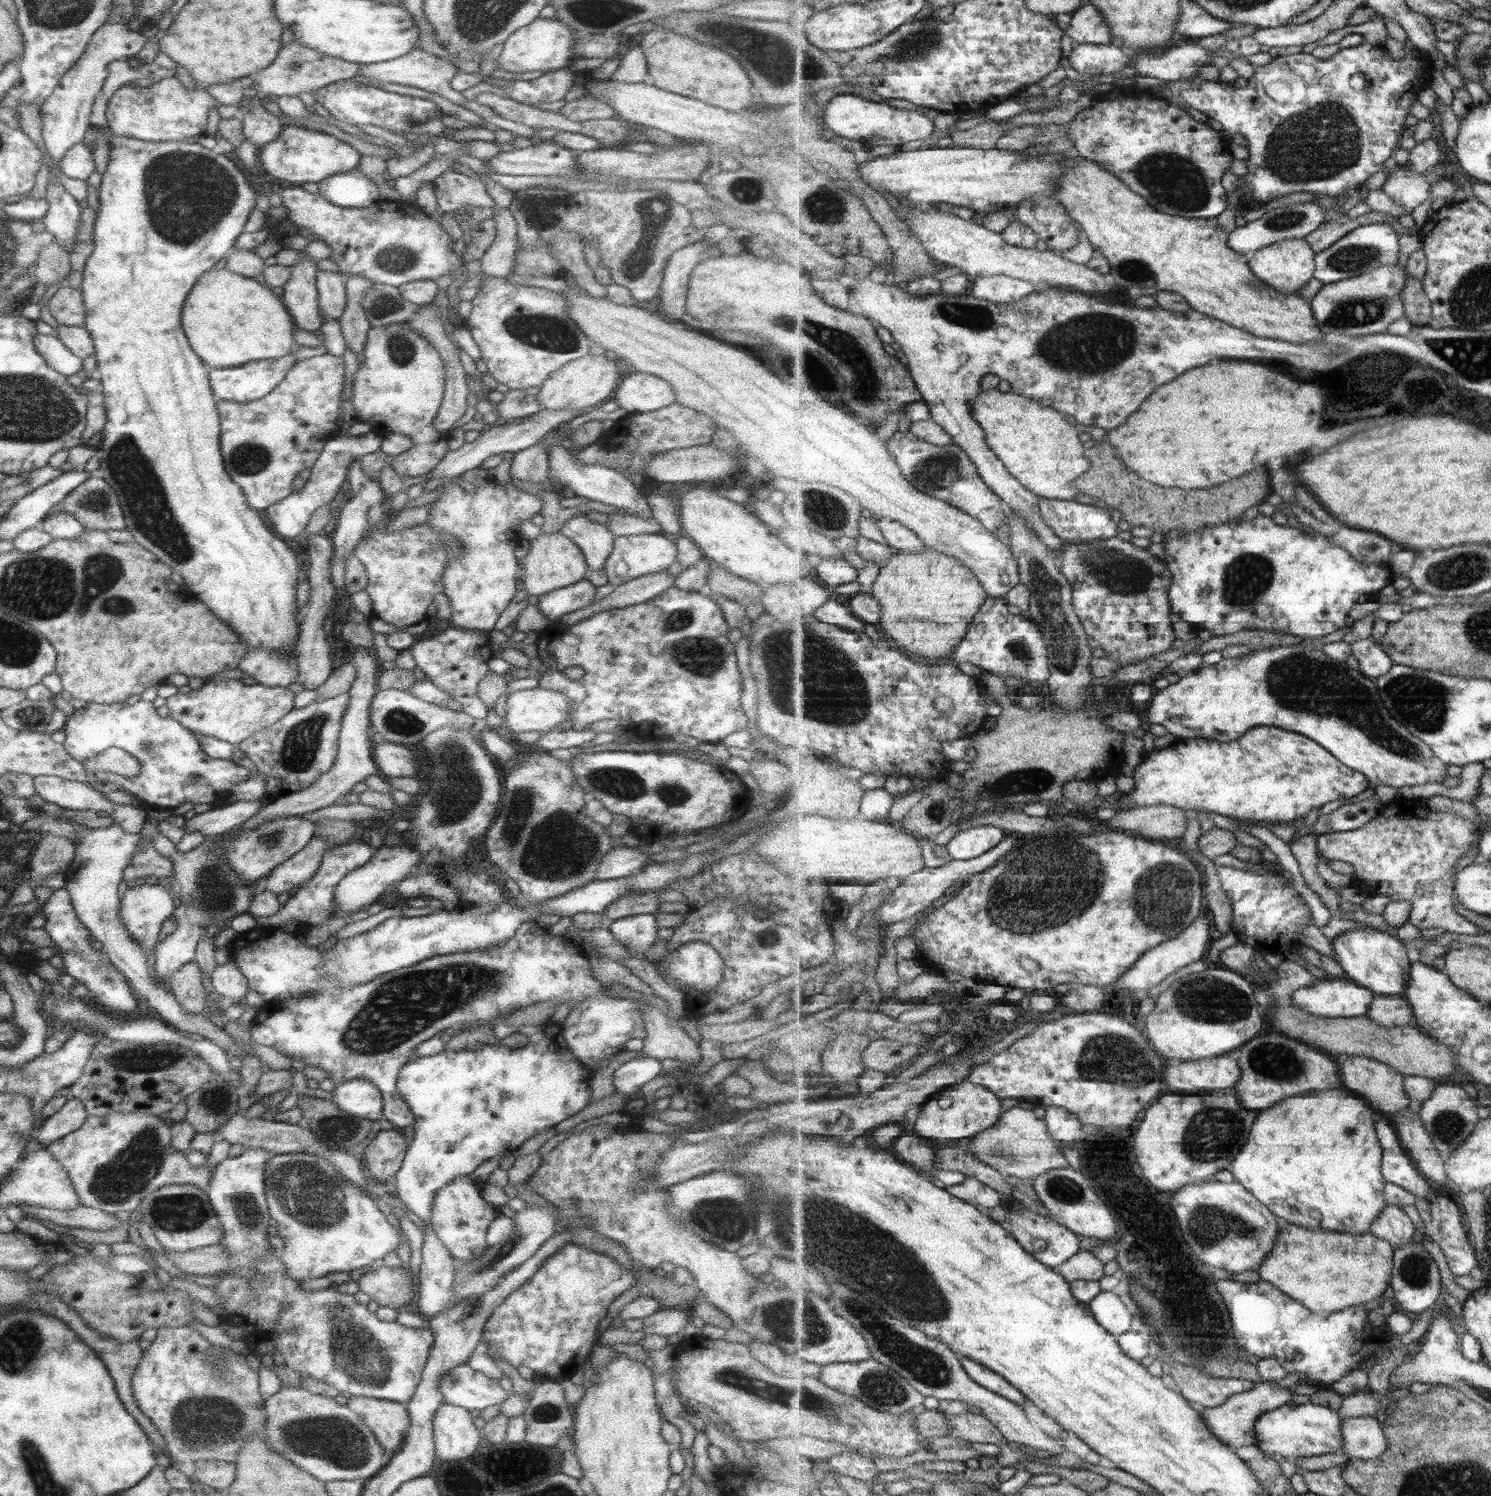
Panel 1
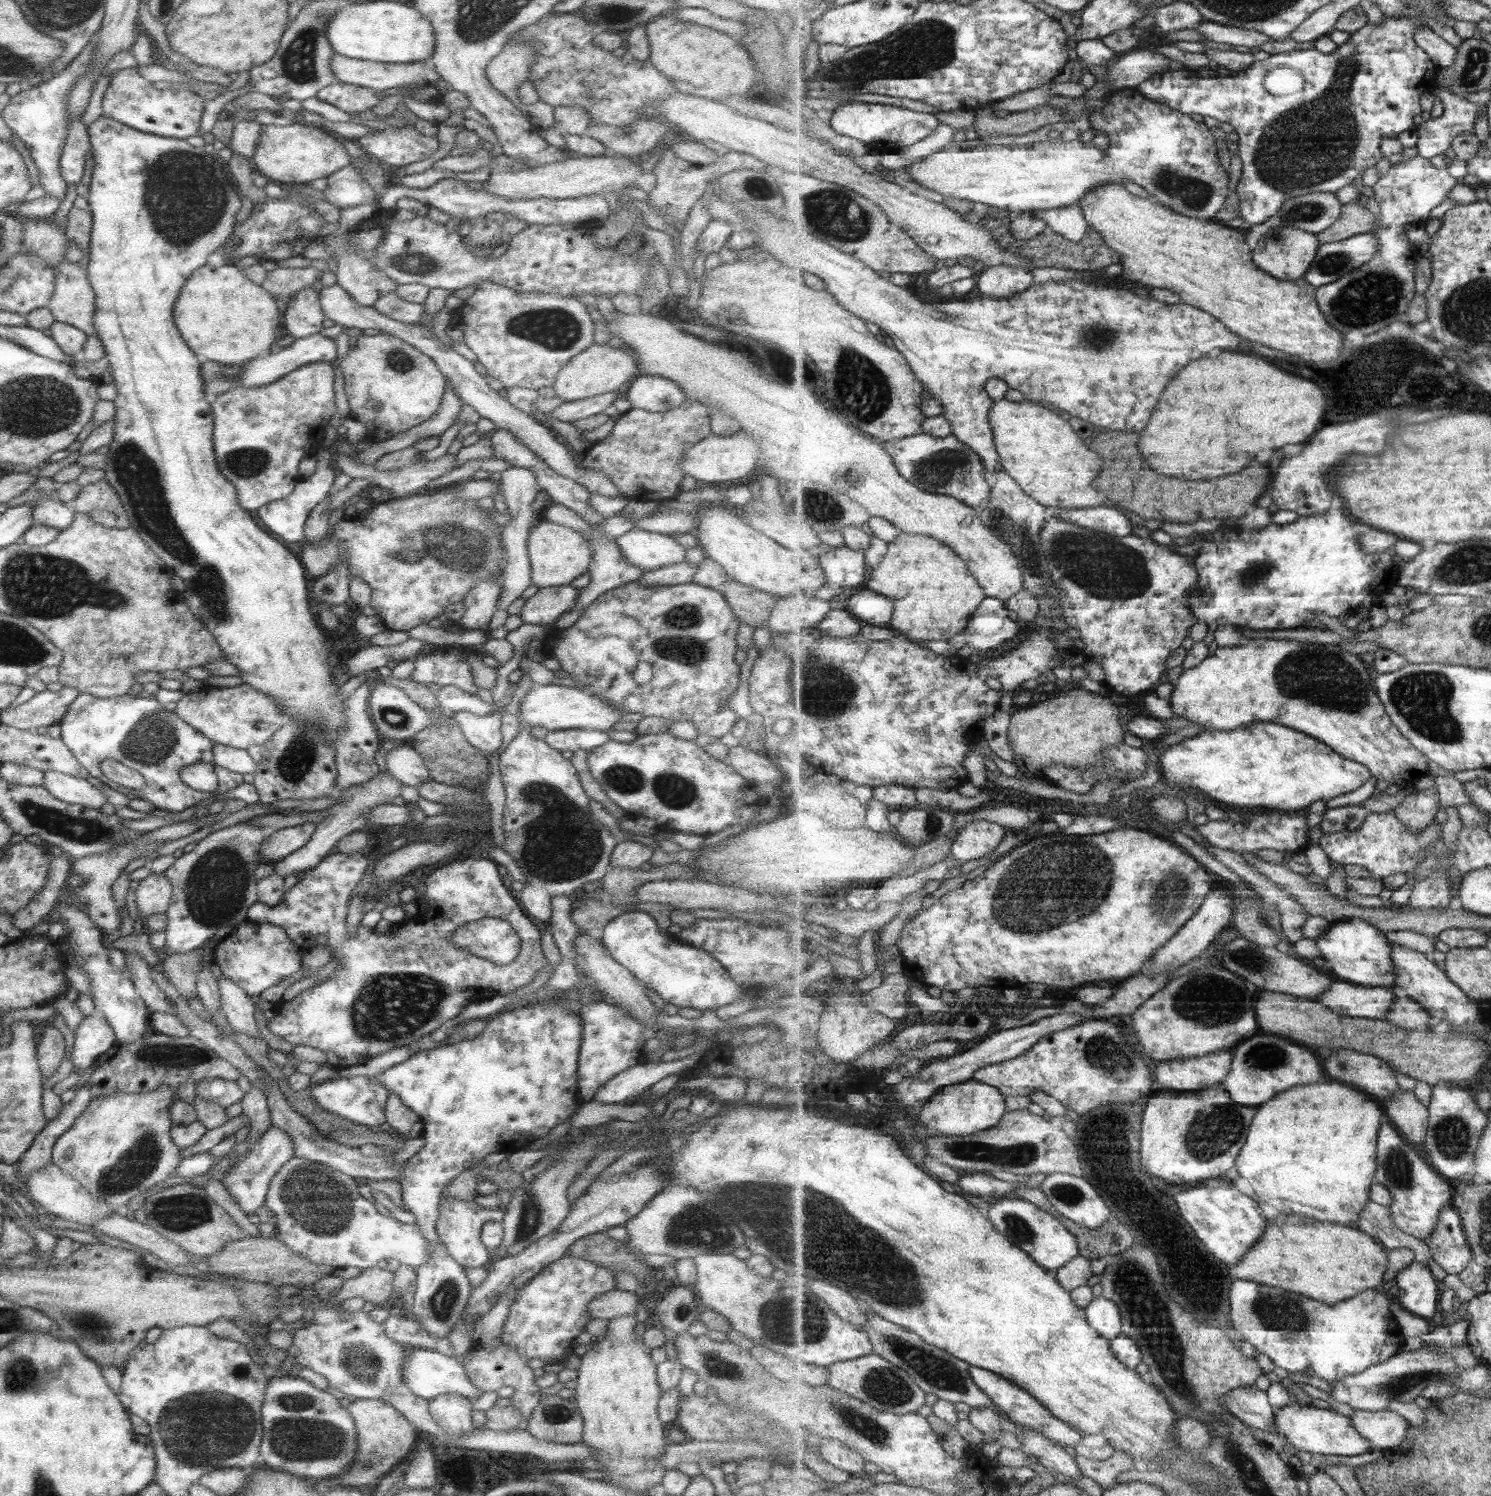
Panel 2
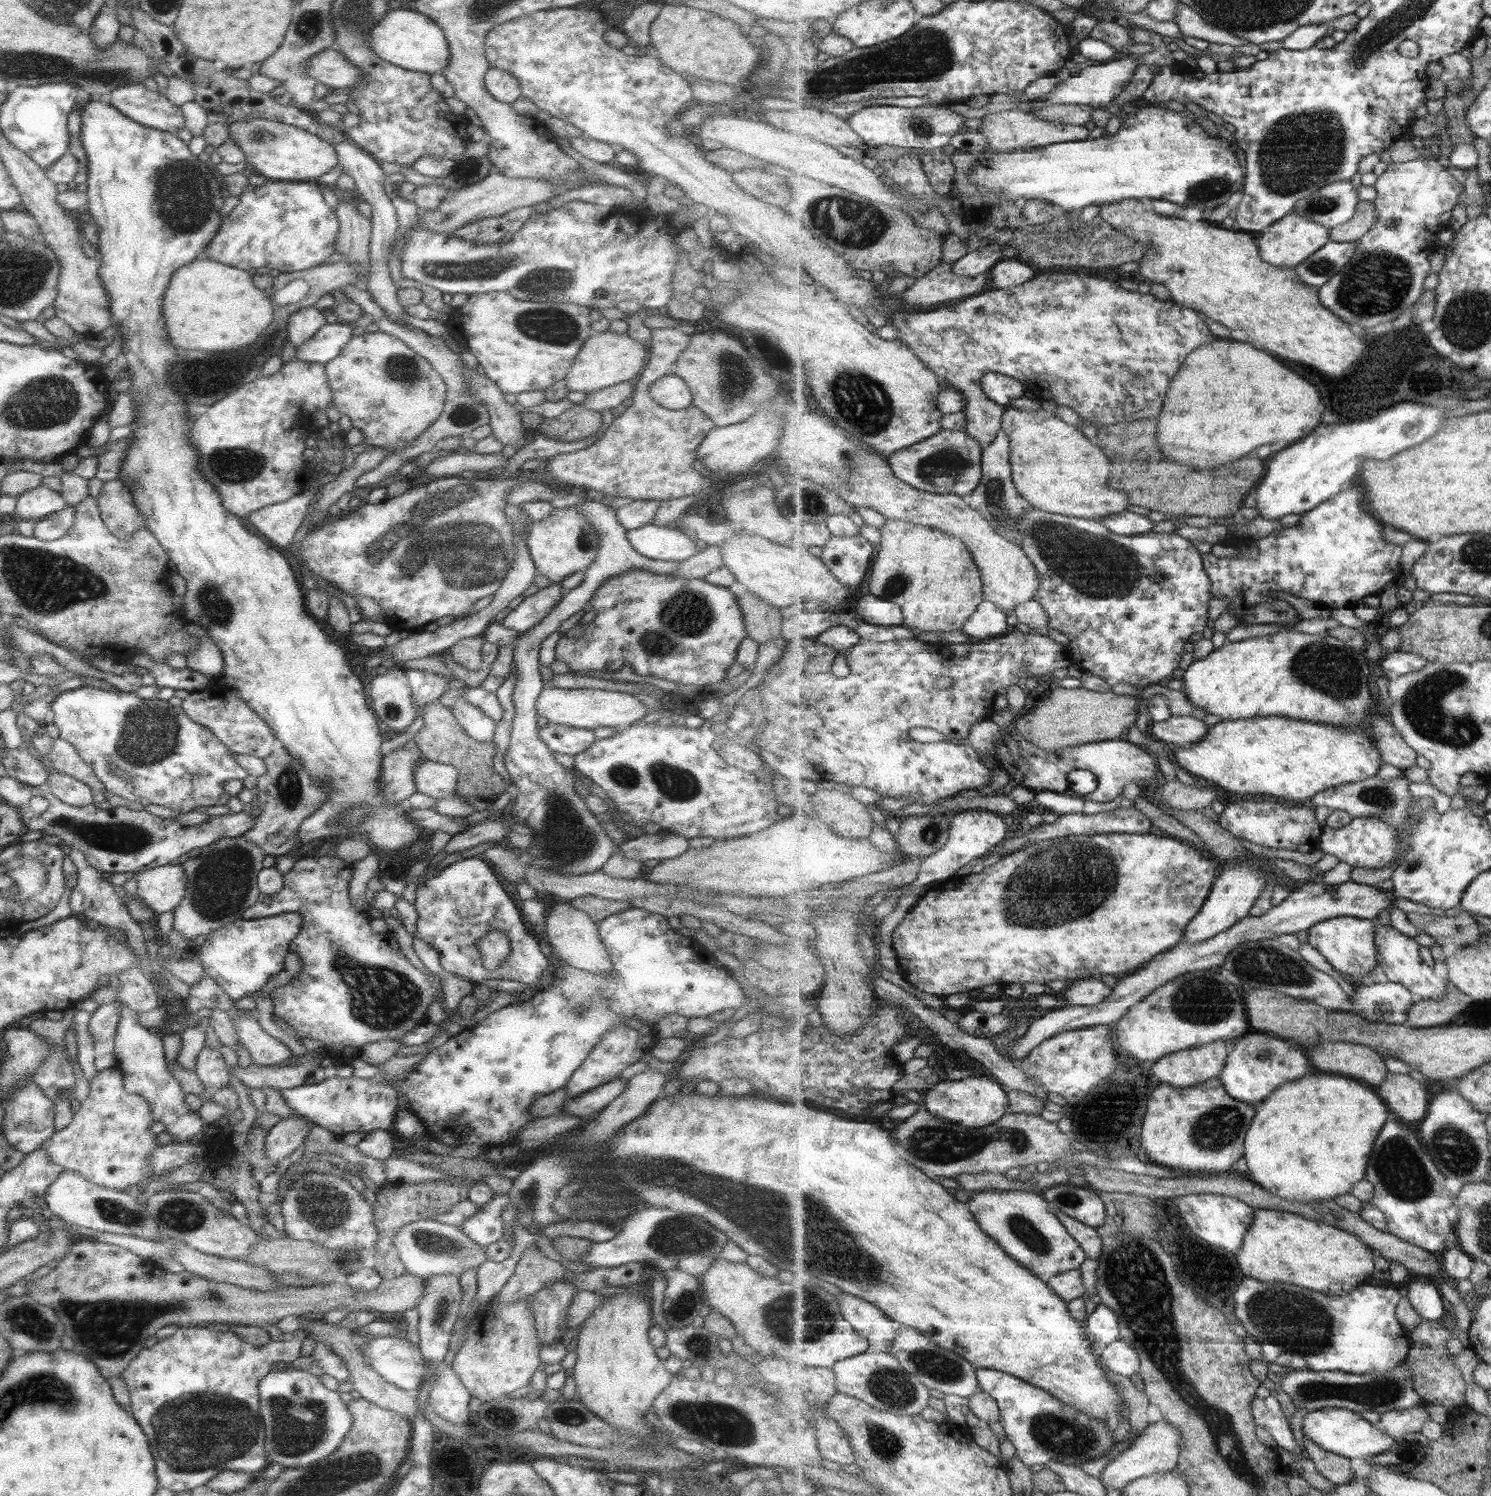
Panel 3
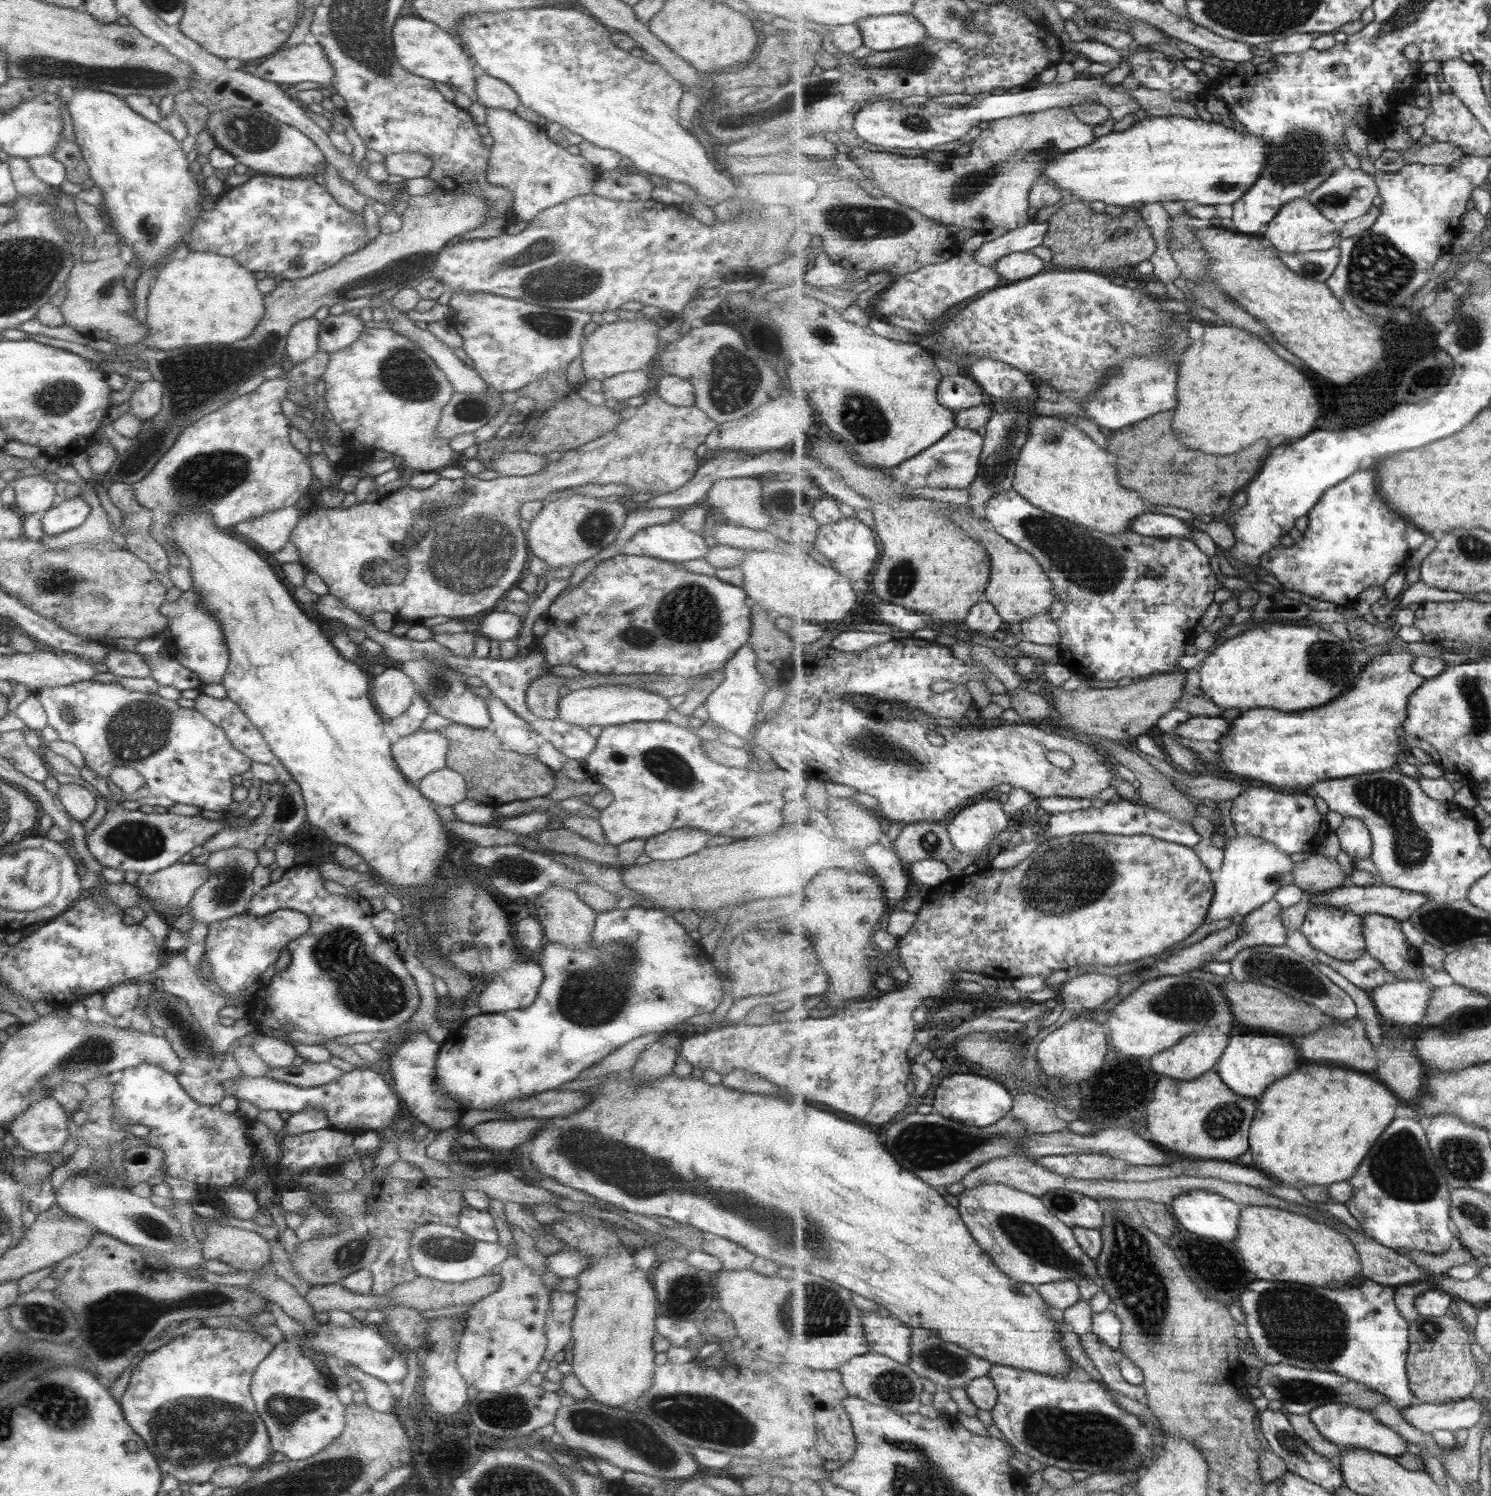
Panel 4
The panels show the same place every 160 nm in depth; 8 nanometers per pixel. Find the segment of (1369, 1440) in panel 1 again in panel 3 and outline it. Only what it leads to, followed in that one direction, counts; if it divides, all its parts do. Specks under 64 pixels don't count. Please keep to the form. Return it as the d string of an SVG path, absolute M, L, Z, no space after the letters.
M1425 1404L1417 1408L1393 1409L1380 1415L1378 1422L1379 1428L1383 1430L1395 1441L1404 1441L1407 1434L1411 1432L1420 1432L1427 1420L1431 1419Z

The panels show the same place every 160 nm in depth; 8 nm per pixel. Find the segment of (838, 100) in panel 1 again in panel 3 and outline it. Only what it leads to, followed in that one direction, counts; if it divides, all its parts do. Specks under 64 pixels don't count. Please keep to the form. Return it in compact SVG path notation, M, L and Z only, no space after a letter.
M871 105L852 113L847 117L851 128L871 147L893 146L899 148L922 149L921 167L927 174L930 189L947 195L953 187L954 167L950 157L943 153L942 148L949 145L953 134L961 130L965 124L962 114L940 107L912 107L890 105Z

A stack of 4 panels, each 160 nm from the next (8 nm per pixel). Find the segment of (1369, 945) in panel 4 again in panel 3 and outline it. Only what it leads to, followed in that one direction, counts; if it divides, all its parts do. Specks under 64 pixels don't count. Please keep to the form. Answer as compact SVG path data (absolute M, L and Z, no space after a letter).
M1376 923L1376 943L1378 944L1378 959L1379 968L1386 974L1387 980L1391 982L1398 982L1403 984L1407 988L1410 988L1411 992L1421 996L1423 1000L1437 1000L1443 998L1450 988L1450 983L1447 980L1442 980L1435 974L1435 970L1423 962L1421 954L1419 954L1419 948L1421 944L1413 937L1401 934L1393 927L1385 927Z

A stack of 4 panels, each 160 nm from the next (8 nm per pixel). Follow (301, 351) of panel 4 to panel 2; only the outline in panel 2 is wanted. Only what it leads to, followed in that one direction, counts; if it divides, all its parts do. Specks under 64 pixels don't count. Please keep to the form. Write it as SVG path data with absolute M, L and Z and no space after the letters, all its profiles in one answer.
M311 287L296 290L286 302L283 313L284 334L301 339L319 332L324 316L320 309L318 293Z

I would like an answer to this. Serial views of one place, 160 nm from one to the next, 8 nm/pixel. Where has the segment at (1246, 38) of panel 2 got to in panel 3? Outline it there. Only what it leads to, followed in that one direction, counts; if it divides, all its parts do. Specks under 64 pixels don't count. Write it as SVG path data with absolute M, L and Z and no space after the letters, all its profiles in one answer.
M1184 3L1179 5L1179 13L1175 14L1175 18L1174 22L1179 26L1179 30L1184 36L1200 38L1208 43L1230 44L1233 47L1248 42L1238 34L1227 30L1226 27L1206 21L1192 7Z

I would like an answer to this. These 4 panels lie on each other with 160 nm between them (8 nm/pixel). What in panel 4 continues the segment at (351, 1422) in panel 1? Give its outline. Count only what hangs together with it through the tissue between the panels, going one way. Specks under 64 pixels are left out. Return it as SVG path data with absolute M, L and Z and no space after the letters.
M295 1343L275 1344L251 1376L249 1393L255 1410L265 1425L272 1453L283 1454L287 1460L305 1460L324 1450L343 1430L344 1405L335 1395L335 1387L327 1375L318 1372L313 1361L305 1358Z

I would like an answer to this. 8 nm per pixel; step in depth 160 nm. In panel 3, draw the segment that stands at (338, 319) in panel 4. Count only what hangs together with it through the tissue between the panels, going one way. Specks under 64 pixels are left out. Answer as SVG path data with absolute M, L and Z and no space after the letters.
M325 323L314 336L295 348L295 359L322 365L329 363L353 336L352 327L351 324Z

